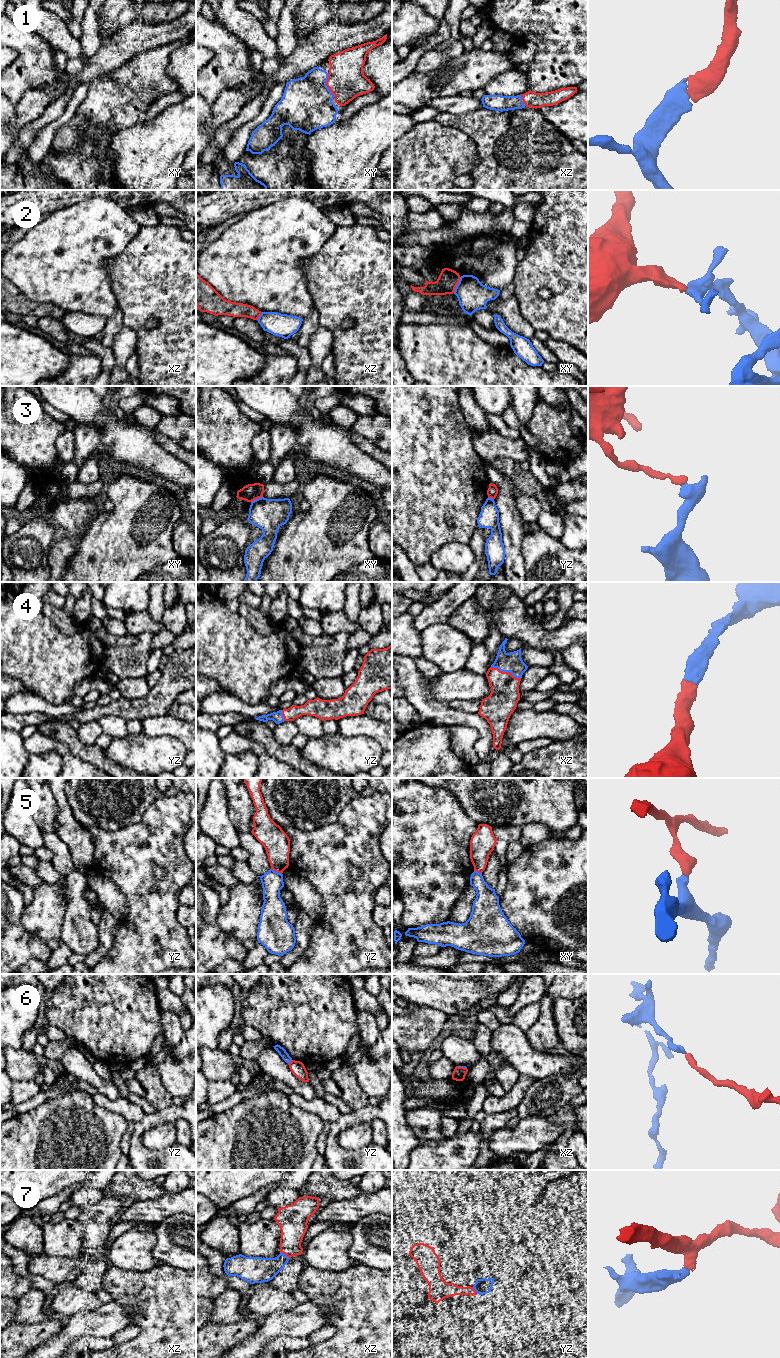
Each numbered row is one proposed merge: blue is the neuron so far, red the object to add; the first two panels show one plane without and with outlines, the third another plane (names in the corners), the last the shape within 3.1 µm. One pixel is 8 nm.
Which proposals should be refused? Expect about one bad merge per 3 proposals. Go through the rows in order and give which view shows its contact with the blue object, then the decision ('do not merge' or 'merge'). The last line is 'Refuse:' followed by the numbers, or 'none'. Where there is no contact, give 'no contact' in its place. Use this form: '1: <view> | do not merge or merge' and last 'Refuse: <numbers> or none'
1: xy | merge
2: xy | do not merge
3: xy | do not merge
4: xz | merge
5: yz | do not merge
6: yz | do not merge
7: xz | do not merge
Refuse: 2, 3, 5, 6, 7

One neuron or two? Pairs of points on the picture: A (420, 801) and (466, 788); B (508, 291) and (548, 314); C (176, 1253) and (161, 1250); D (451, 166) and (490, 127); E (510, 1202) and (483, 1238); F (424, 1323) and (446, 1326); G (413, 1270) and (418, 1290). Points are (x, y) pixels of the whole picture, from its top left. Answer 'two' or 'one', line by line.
A: two
B: two
C: one
D: two
E: two
F: one
G: one

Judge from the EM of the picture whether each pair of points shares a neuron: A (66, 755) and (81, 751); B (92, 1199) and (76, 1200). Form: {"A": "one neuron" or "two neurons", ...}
{"A": "two neurons", "B": "one neuron"}

